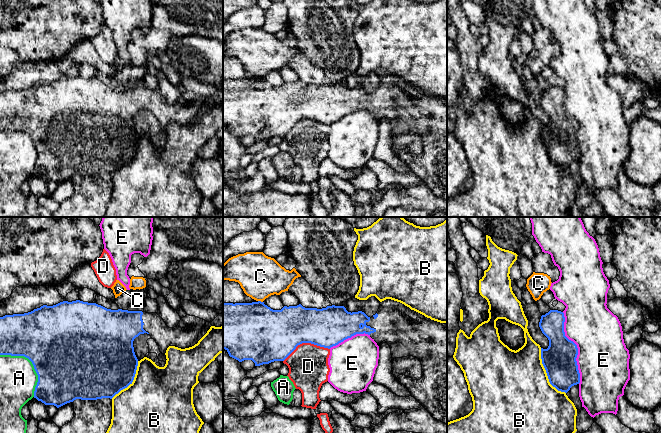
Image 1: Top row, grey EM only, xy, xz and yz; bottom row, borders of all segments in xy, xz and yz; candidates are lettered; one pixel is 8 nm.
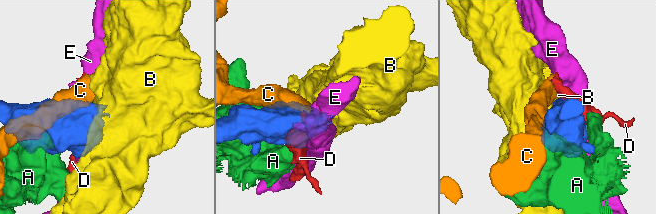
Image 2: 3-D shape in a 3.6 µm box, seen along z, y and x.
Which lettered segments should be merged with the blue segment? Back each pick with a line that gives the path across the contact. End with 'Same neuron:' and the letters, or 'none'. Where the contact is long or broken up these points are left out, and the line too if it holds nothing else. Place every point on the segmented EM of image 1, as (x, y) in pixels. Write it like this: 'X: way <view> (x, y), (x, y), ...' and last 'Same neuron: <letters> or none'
Same neuron: none

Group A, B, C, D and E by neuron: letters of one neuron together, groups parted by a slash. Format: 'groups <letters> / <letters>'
groups A / B / C / D / E

